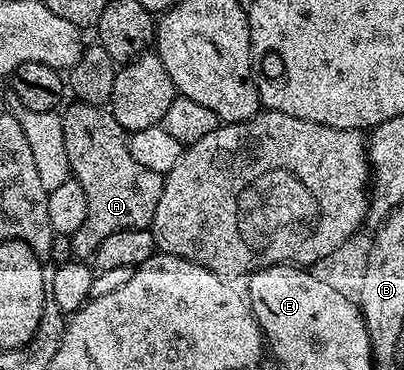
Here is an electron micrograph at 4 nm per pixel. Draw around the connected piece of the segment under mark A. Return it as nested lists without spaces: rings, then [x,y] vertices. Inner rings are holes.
[[[71,102],[65,108],[61,112],[65,154],[69,158],[71,176],[81,182],[81,190],[85,190],[85,198],[89,198],[89,214],[85,214],[85,223],[70,236],[71,254],[74,259],[87,262],[109,234],[150,225],[157,202],[161,202],[163,176],[153,170],[145,170],[145,166],[133,159],[127,145],[128,133],[123,131],[115,115],[106,107]]]

